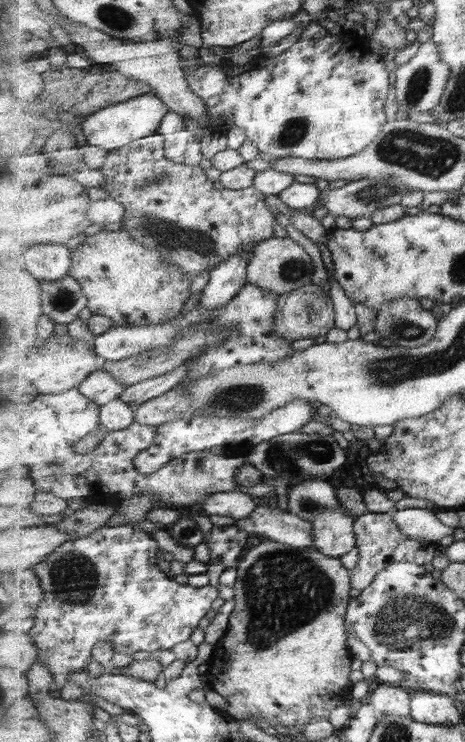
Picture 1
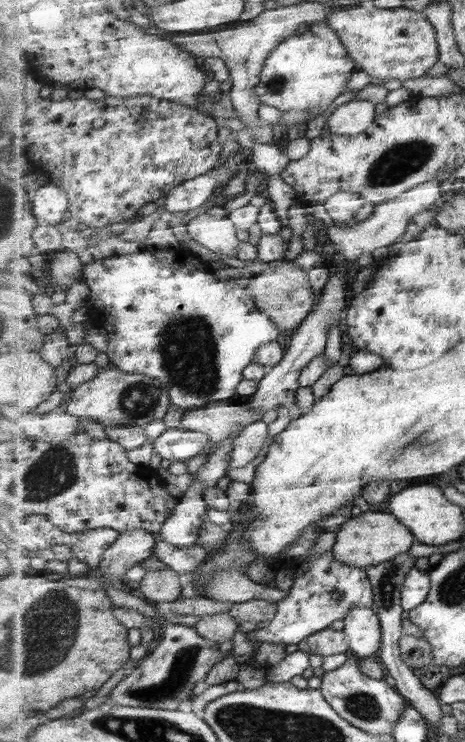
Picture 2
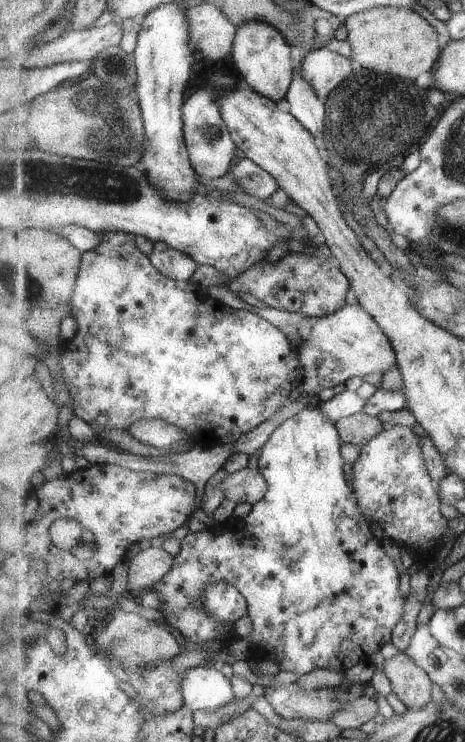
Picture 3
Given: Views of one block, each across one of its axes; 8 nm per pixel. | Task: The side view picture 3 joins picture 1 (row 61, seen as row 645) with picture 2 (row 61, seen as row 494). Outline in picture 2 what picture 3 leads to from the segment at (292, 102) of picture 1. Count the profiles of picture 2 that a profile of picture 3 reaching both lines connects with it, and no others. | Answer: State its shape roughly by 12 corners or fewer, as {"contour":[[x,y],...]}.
{"contour":[[325,23],[281,43],[256,95],[323,114],[358,63]]}

